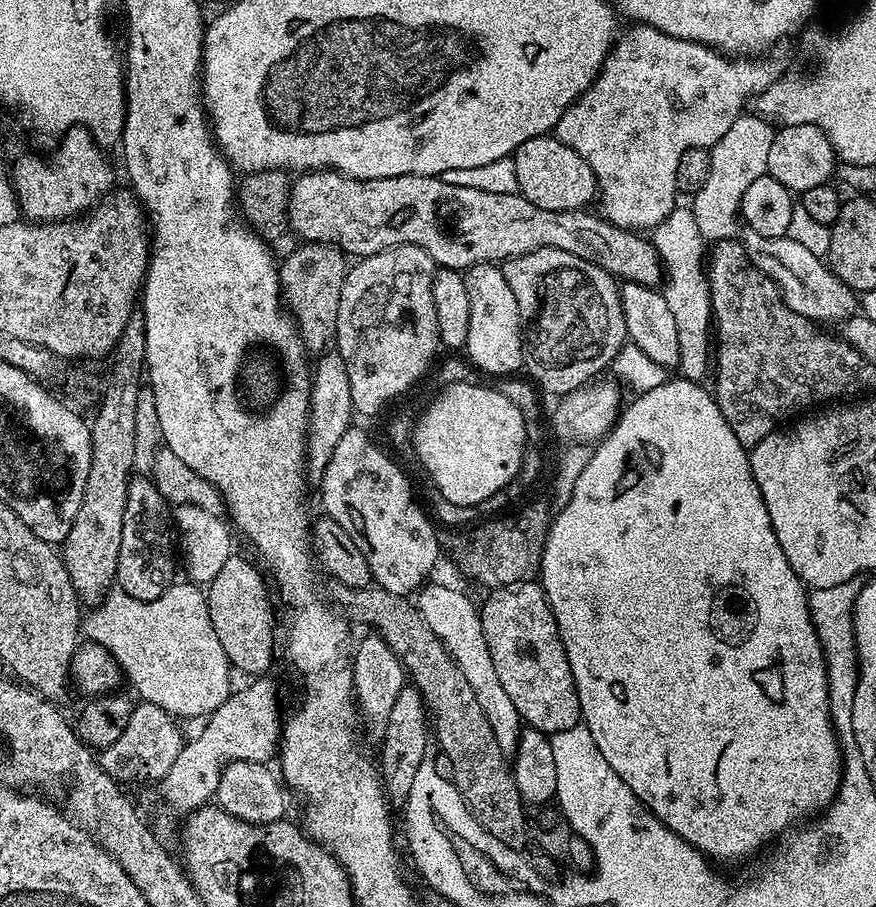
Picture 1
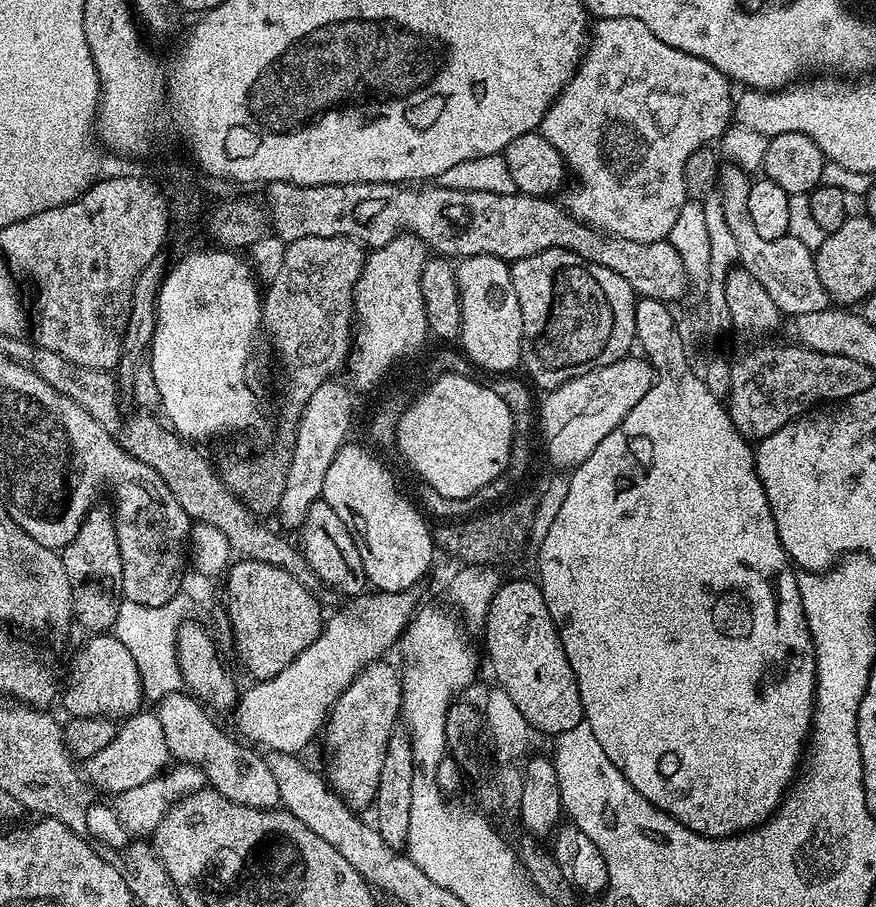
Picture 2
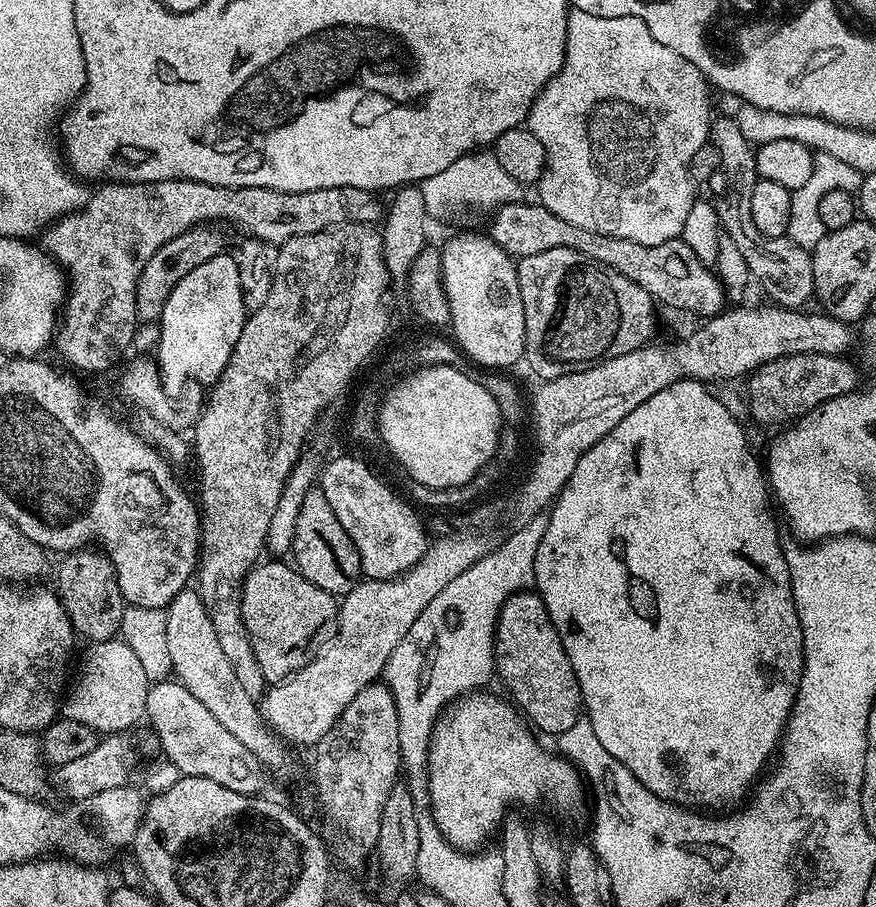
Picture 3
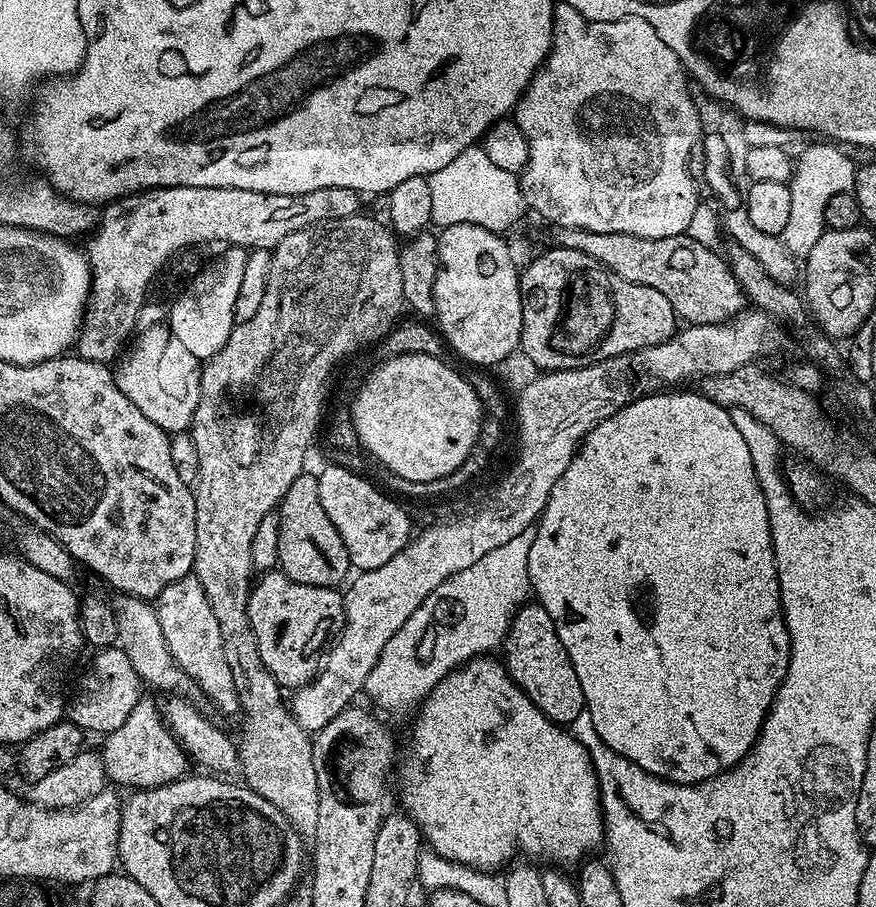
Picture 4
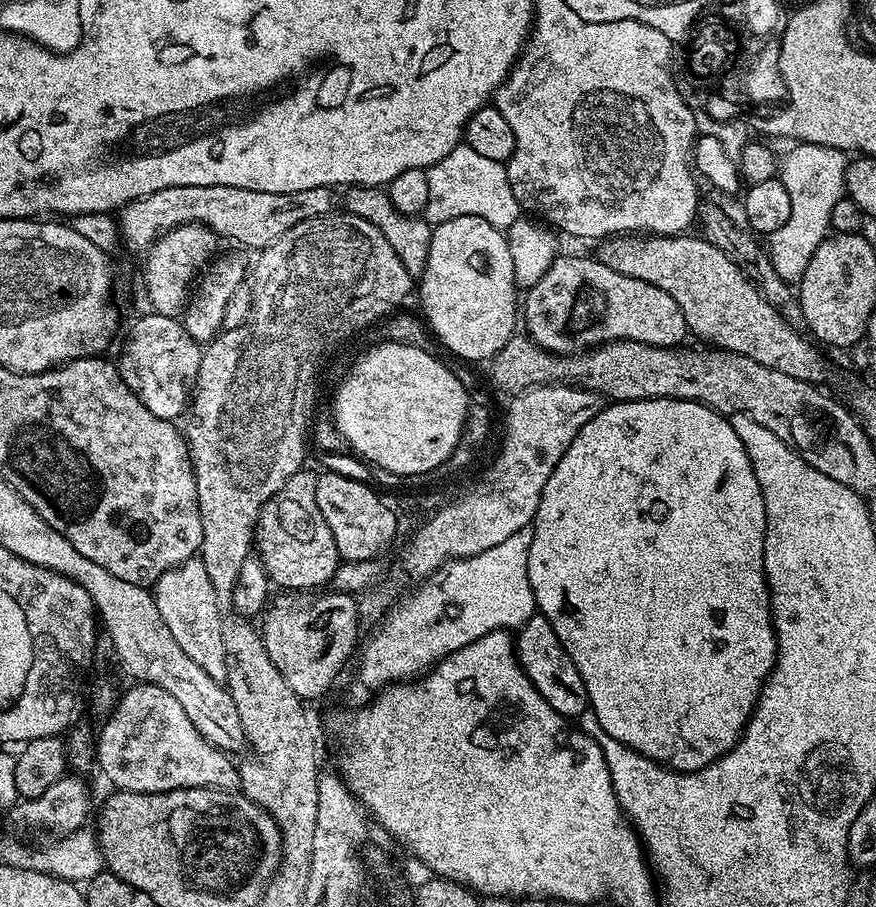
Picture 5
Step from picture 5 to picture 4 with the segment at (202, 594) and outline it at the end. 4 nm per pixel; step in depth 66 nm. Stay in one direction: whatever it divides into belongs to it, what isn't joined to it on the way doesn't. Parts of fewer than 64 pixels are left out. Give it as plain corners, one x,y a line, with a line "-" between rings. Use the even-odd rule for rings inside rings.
194,574
182,577
178,582
166,586
154,607
177,666
196,683
201,693
205,692
212,699
218,711
228,716
237,715
240,712
238,686
234,686
234,674
230,674
226,654
222,651
222,630
218,630
218,618
214,618
206,590
202,590
202,582
198,582

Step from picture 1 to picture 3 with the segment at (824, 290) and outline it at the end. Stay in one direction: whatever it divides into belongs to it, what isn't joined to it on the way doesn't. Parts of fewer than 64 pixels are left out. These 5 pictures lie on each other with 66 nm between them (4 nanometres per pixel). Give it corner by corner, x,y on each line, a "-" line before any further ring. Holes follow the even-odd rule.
717,115
712,121
710,143
721,155
720,173
724,176
726,190
715,201
717,217
723,235
733,240
738,251
746,260
751,279
764,287
773,305
782,308
803,309
804,304
814,296
814,270
810,252
796,245
788,236
770,238
758,231
754,226
754,218
750,218
750,201
754,195
754,186
758,179
756,174
756,153
736,125
731,115

